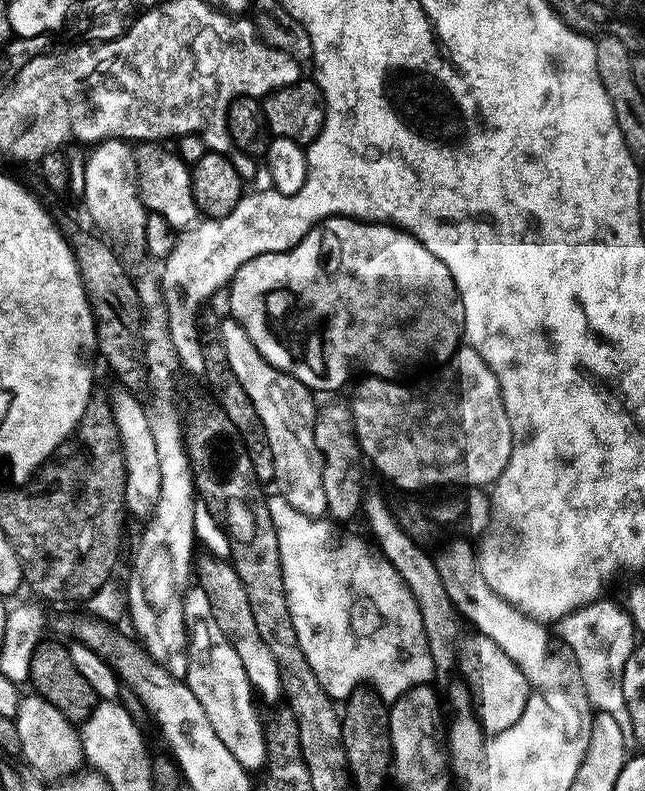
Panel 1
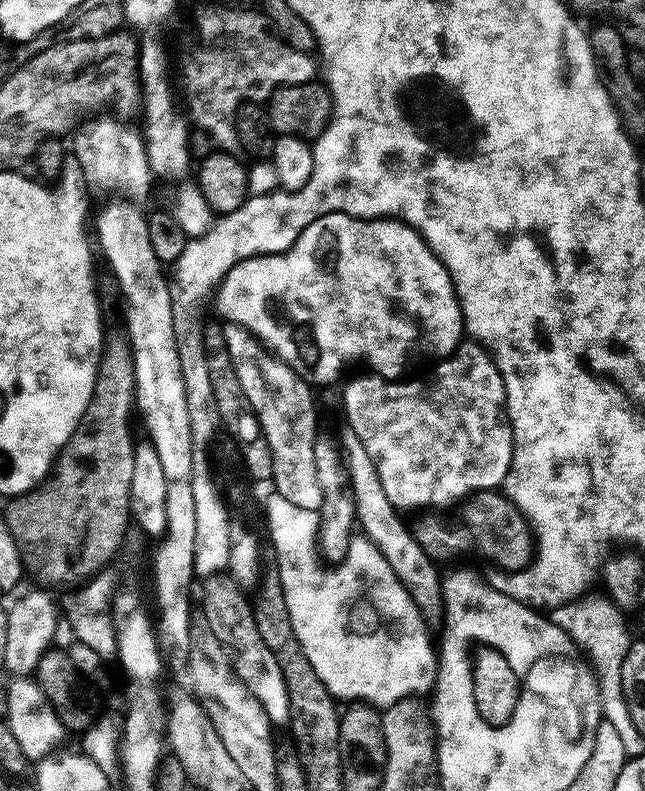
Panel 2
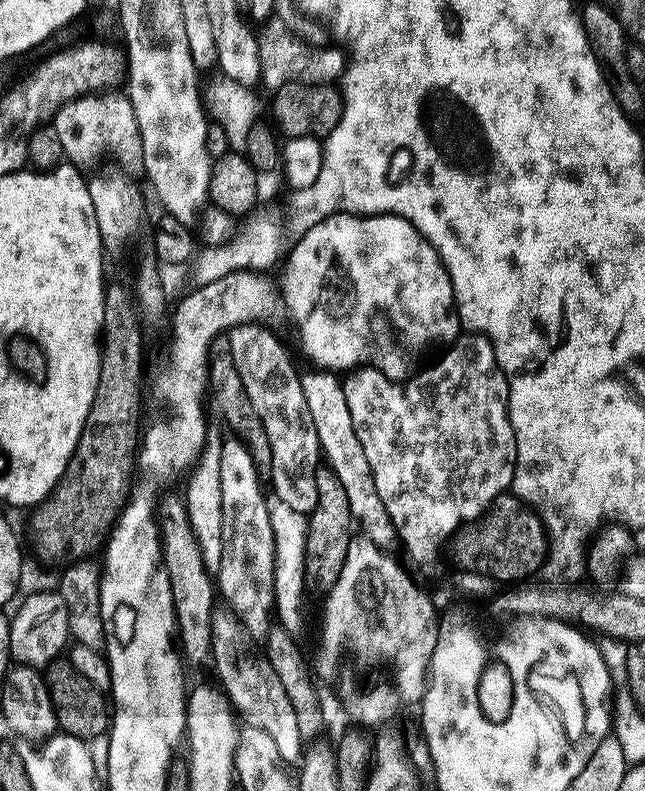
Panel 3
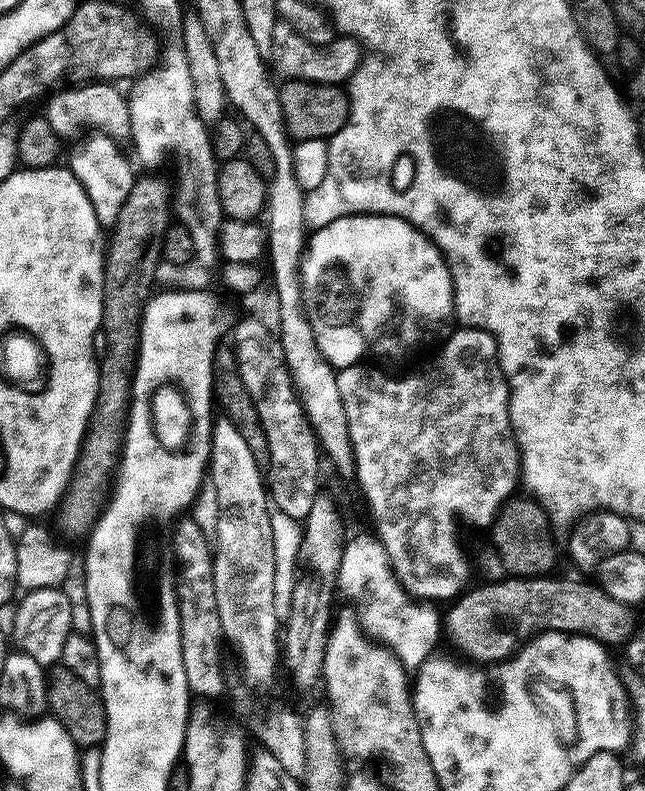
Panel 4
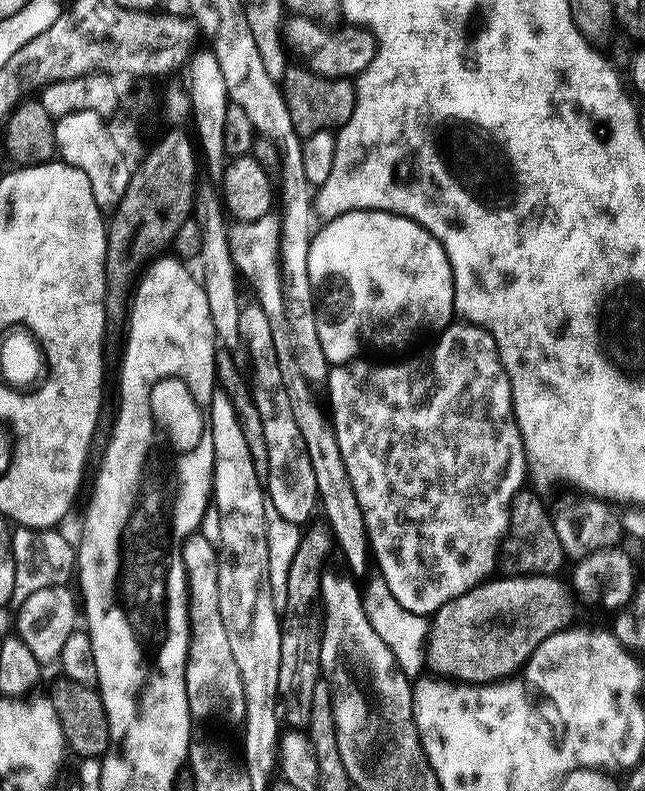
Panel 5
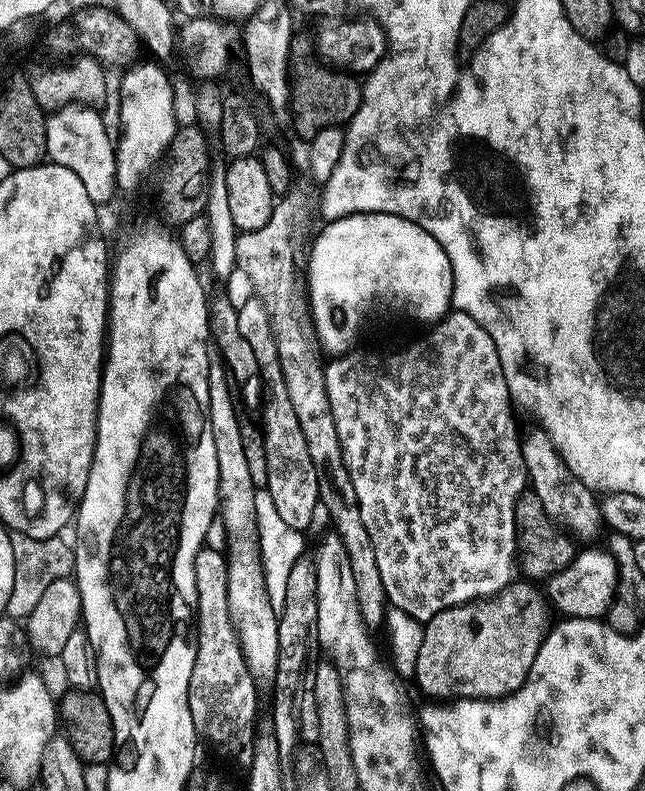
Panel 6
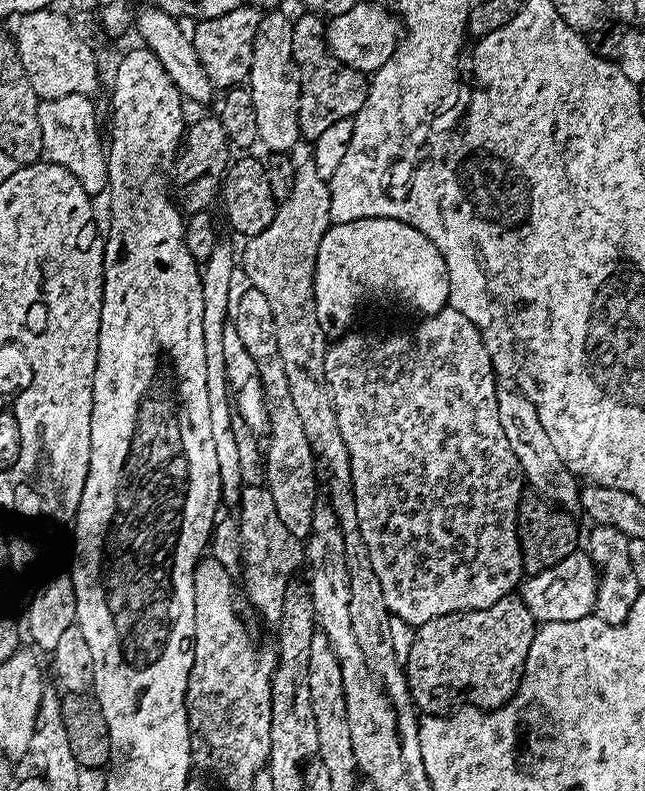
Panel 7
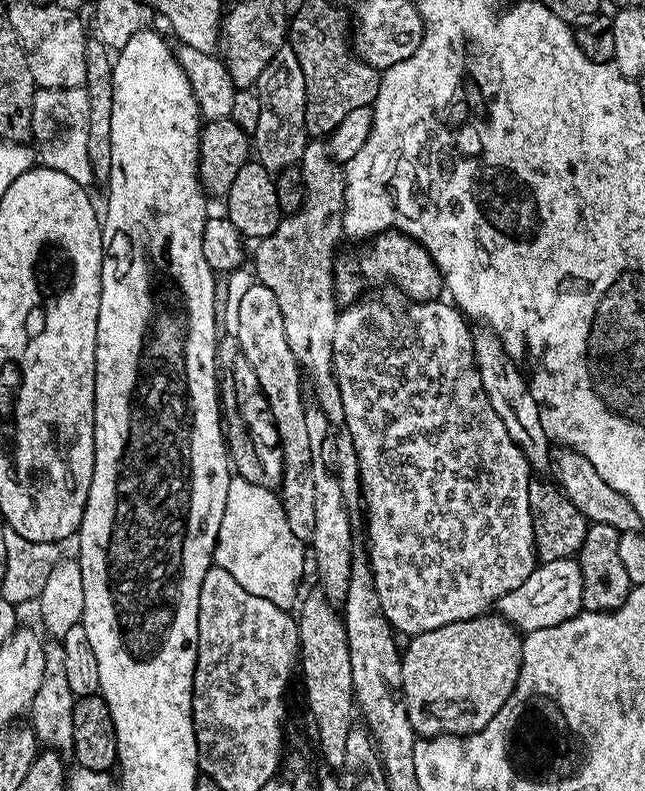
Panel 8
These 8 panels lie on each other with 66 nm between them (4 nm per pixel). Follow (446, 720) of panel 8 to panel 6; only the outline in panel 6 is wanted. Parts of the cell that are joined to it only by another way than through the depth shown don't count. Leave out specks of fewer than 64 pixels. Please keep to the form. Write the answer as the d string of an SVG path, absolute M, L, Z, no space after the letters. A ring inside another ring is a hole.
M513 582L507 588L465 604L442 610L424 624L422 646L418 650L414 679L432 698L499 698L516 692L528 677L530 666L549 631L549 601L535 583Z

